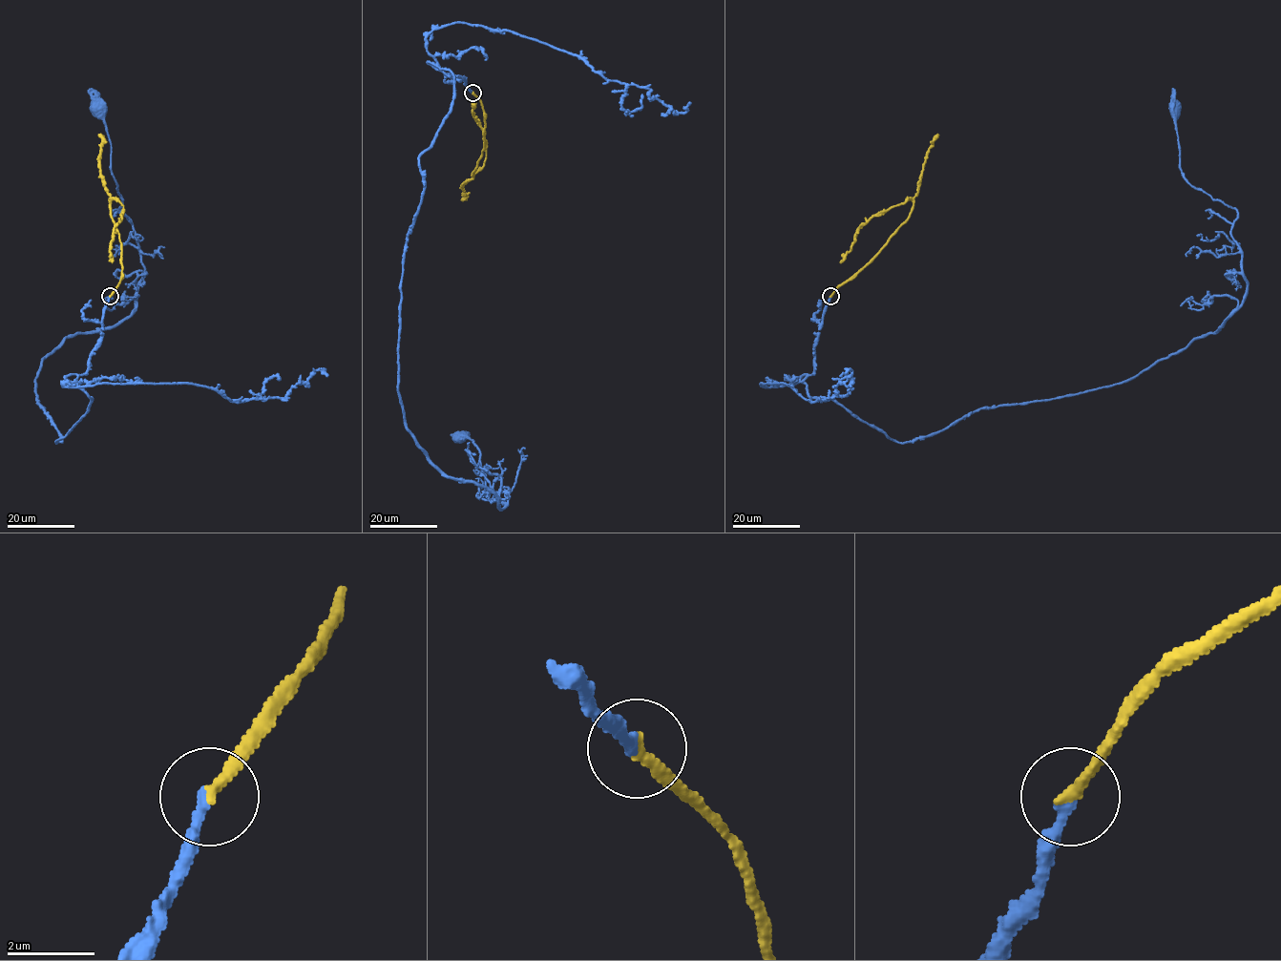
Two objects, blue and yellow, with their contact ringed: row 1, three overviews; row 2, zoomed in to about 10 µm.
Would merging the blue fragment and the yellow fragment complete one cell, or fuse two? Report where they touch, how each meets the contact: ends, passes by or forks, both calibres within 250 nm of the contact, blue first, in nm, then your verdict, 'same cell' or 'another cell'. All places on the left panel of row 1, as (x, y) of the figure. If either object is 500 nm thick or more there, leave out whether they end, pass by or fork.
(110, 296) | blue ends | yellow ends | 280/280 nm | same cell

